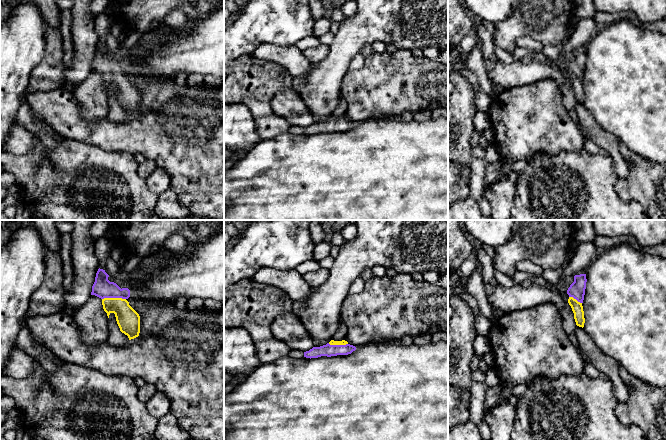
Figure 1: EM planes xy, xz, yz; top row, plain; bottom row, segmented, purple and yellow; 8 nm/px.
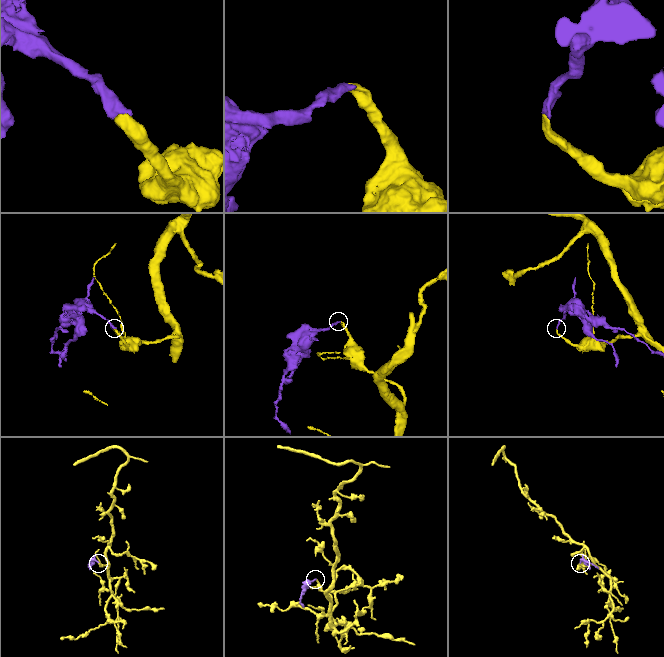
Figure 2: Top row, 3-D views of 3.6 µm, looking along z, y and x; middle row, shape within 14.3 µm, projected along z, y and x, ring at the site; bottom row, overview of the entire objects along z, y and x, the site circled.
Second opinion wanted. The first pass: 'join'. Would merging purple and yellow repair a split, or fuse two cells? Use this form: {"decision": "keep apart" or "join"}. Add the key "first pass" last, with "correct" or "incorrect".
{"decision": "join", "first pass": "correct"}

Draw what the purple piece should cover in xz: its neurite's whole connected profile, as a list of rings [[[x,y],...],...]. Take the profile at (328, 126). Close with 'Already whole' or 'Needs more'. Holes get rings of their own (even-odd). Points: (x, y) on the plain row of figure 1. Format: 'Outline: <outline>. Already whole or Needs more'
Outline: [[[331,116],[326,121],[320,123],[313,123],[309,127],[304,128],[306,134],[318,134],[321,132],[337,132],[337,131],[348,131],[356,126],[356,123],[350,121],[347,117],[334,117]]]. Needs more

